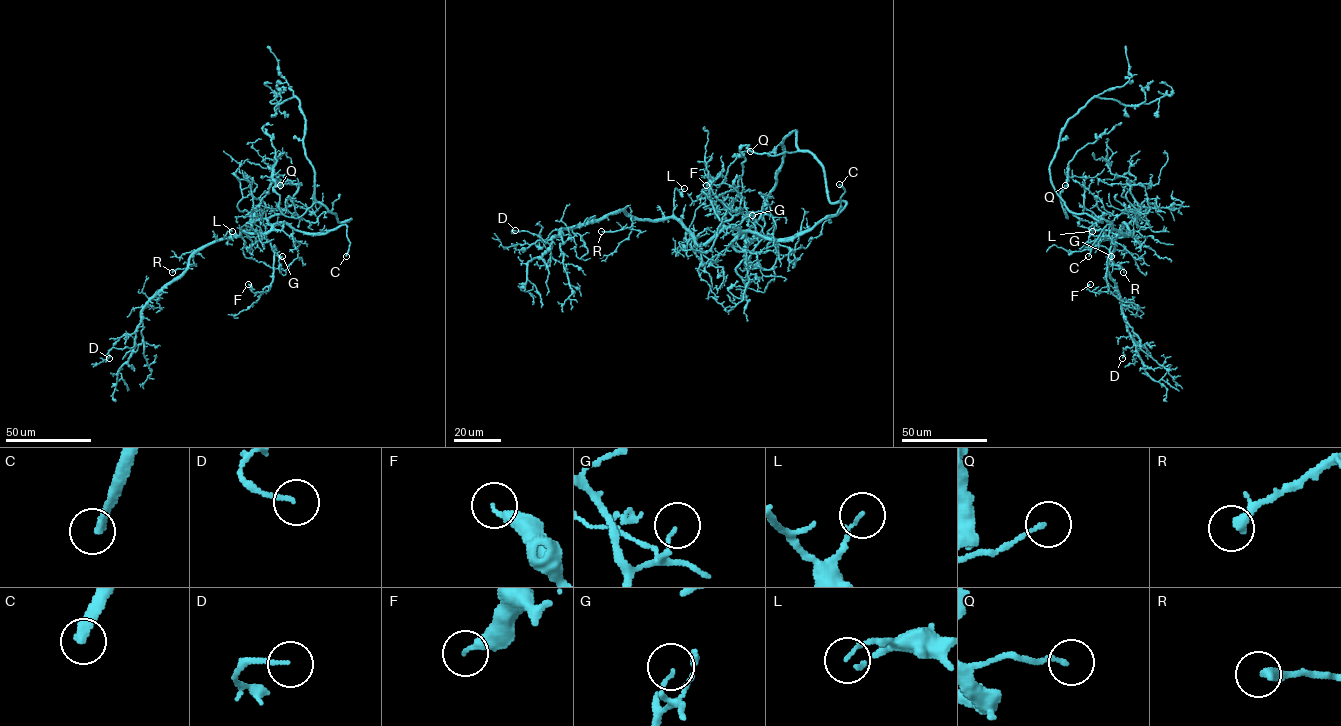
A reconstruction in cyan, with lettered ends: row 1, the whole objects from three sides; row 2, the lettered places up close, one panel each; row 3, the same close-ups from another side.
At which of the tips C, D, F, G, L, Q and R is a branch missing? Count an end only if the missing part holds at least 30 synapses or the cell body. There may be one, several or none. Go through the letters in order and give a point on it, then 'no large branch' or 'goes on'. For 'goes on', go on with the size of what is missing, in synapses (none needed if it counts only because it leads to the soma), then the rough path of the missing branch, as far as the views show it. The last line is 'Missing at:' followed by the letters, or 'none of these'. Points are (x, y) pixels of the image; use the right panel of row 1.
C: (1088, 256) | goes on
D: (1122, 358) | no large branch
F: (1090, 284) | no large branch
G: (1111, 256) | no large branch
L: (1092, 231) | no large branch
Q: (1065, 185) | no large branch
R: (1123, 272) | no large branch
Missing at: C

